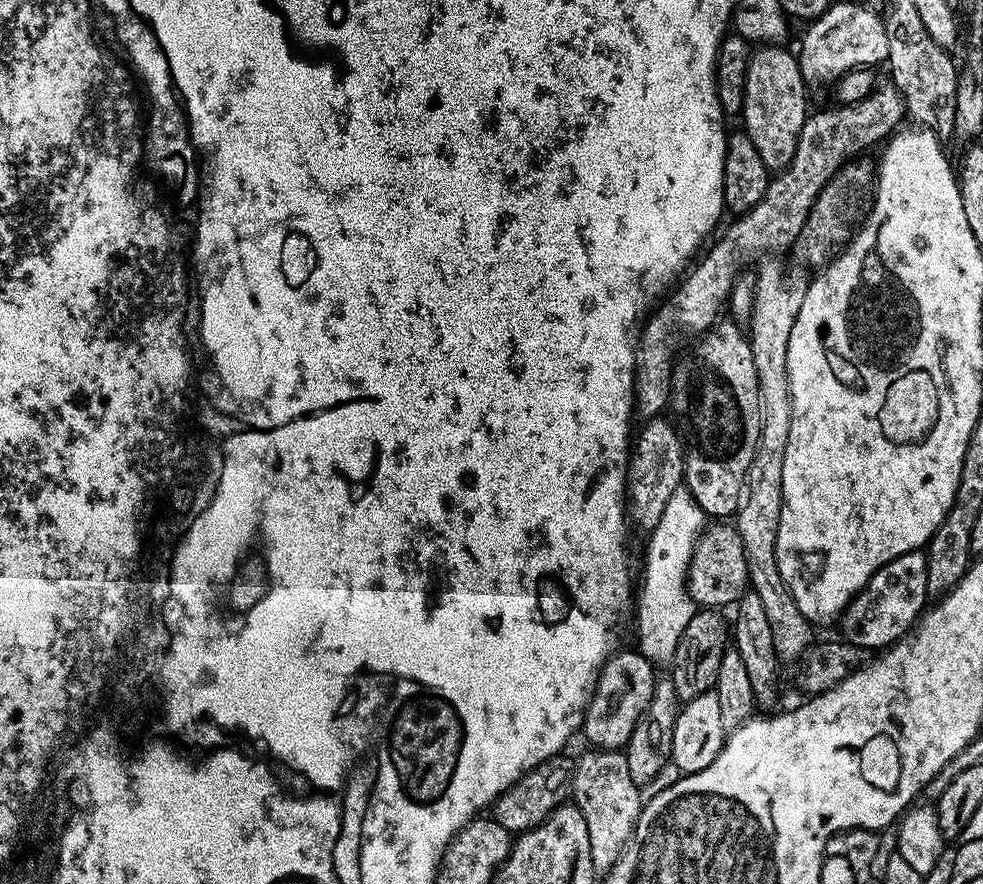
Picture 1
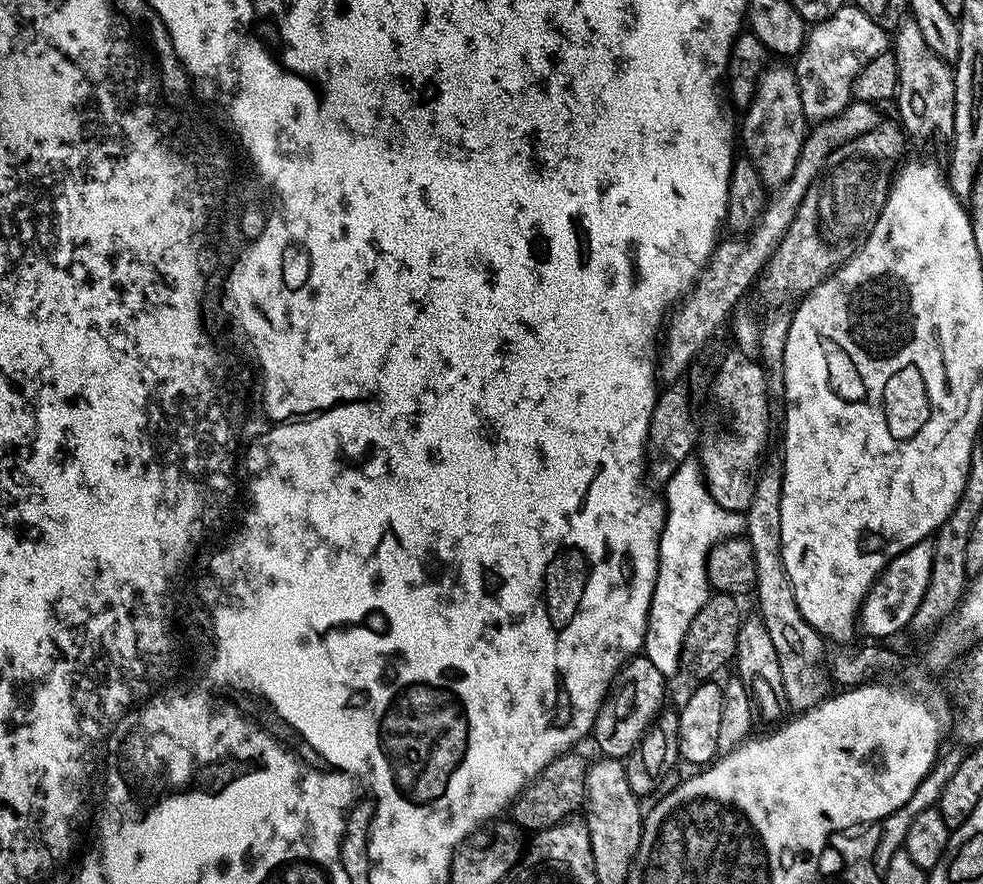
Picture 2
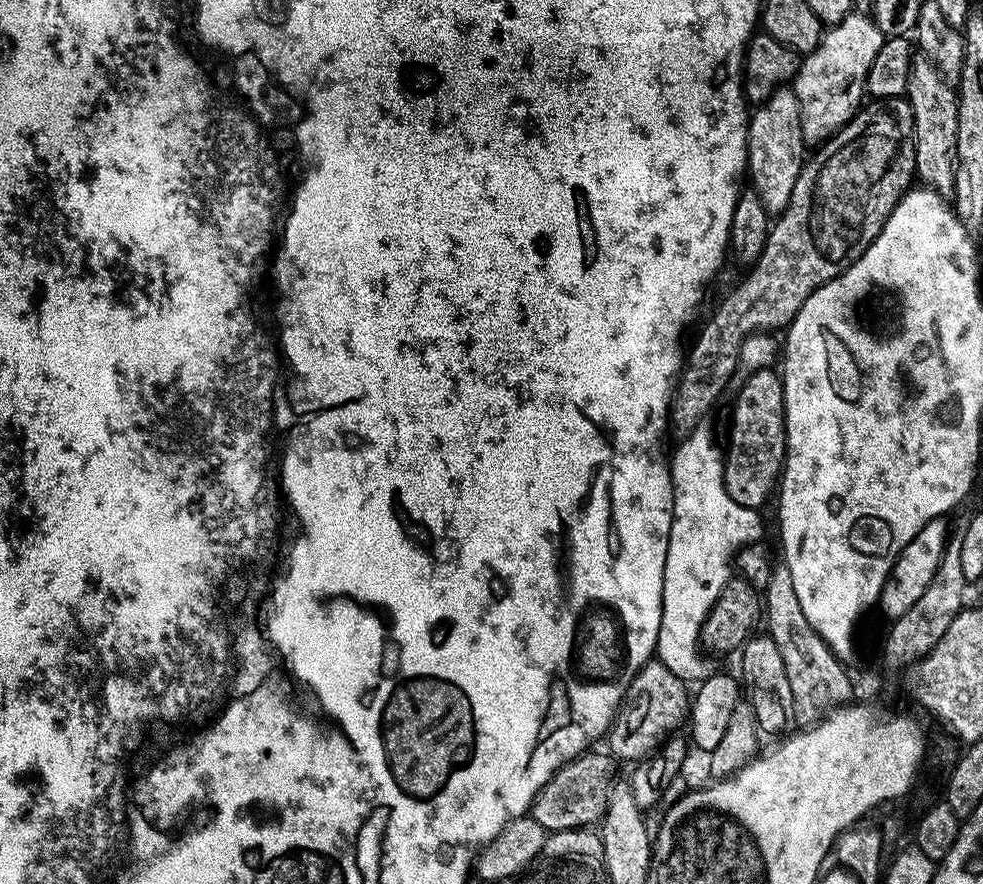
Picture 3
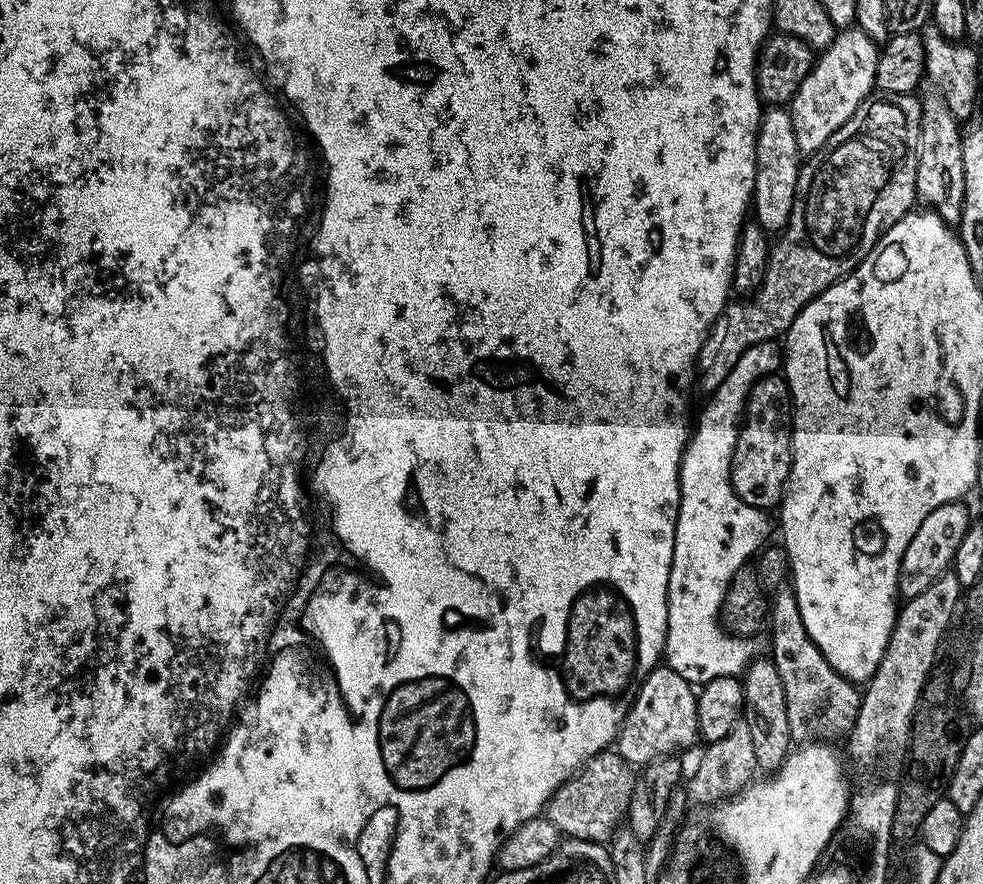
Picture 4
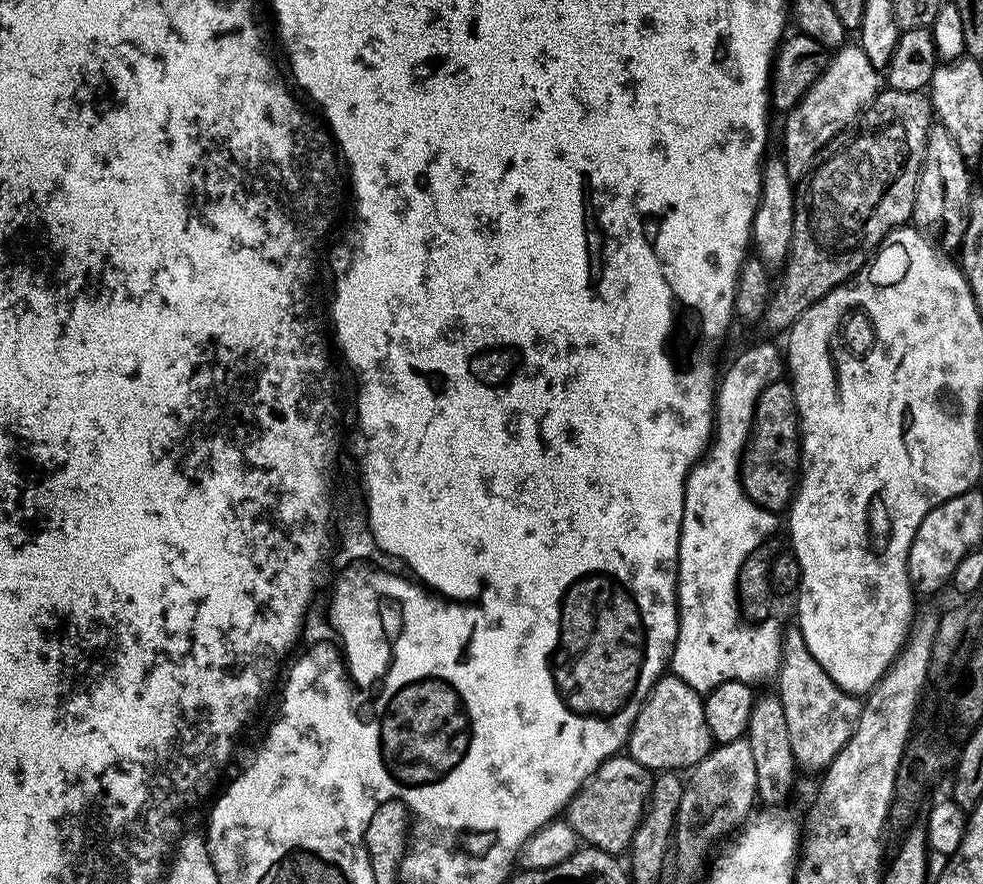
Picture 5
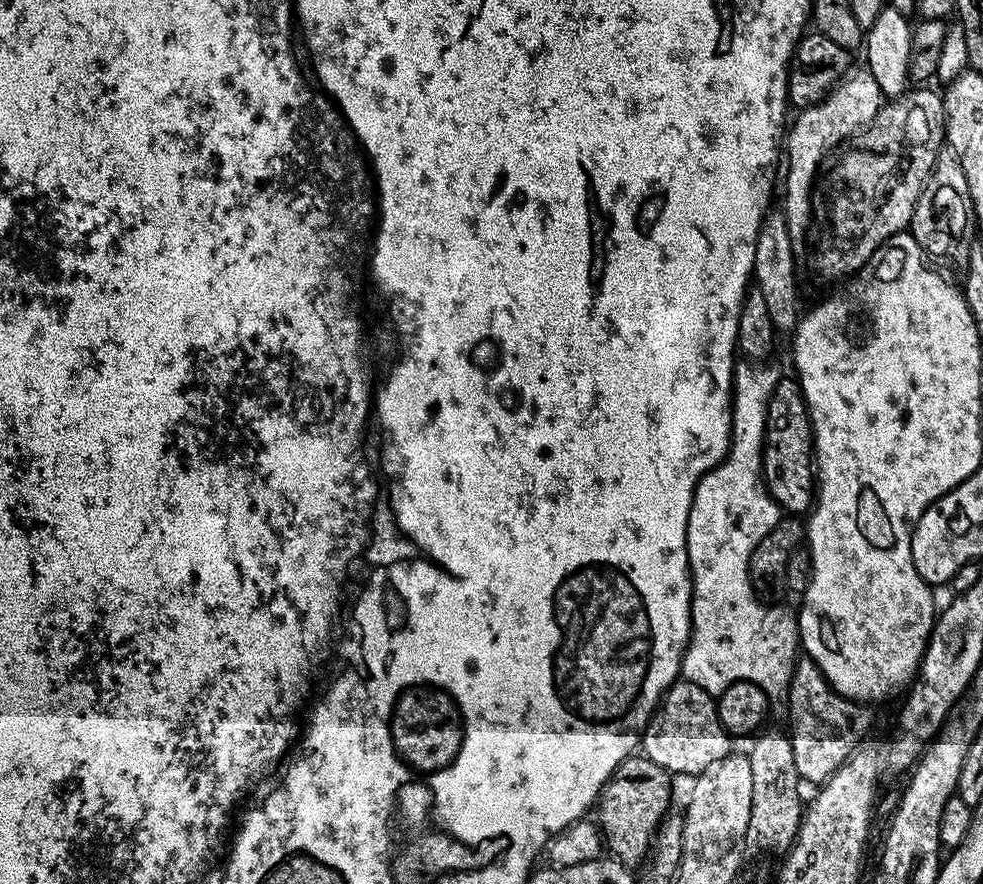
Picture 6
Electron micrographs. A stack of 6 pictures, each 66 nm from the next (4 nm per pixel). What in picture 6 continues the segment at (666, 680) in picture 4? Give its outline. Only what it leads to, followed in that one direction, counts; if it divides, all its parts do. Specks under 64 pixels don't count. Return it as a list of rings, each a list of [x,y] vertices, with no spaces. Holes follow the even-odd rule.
[[[677,679],[664,693],[660,707],[652,714],[642,733],[642,755],[662,766],[669,774],[695,778],[714,762],[733,755],[733,737],[718,718],[716,700],[692,680]]]

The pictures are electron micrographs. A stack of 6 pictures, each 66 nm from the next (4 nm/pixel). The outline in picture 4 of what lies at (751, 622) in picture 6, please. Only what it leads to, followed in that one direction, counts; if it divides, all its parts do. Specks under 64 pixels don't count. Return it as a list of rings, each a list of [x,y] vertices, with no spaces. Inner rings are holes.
[[[777,341],[755,343],[738,358],[730,373],[722,380],[718,390],[709,393],[698,422],[694,424],[688,444],[684,448],[679,466],[679,514],[675,524],[674,558],[668,575],[668,625],[664,639],[664,655],[667,667],[673,668],[693,686],[703,686],[714,678],[739,677],[757,655],[751,639],[733,636],[724,631],[720,623],[720,610],[730,578],[745,567],[762,548],[770,534],[769,513],[765,509],[742,502],[732,486],[732,458],[734,446],[743,421],[747,396],[756,381],[775,375],[783,365],[783,349]]]

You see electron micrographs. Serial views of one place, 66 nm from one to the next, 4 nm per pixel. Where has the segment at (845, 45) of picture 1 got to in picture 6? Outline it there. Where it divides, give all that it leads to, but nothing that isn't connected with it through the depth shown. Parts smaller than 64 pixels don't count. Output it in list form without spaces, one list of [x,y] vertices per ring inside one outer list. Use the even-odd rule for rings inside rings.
[[[867,70],[856,71],[849,71],[823,100],[816,104],[809,104],[806,110],[797,115],[800,117],[796,121],[795,119],[791,121],[787,129],[786,168],[788,164],[788,177],[785,180],[783,177],[782,180],[782,192],[784,188],[782,211],[793,242],[800,242],[812,224],[812,216],[814,220],[814,185],[817,183],[818,173],[826,157],[833,150],[839,149],[841,145],[851,140],[861,130],[867,128],[868,123],[876,117],[880,109],[882,93],[878,82],[874,82],[874,74],[870,74]]]

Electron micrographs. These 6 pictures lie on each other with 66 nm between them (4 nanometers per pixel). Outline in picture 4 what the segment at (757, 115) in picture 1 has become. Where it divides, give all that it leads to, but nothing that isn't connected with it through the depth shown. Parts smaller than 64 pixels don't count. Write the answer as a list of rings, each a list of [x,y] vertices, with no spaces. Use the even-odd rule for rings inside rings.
[[[784,106],[769,107],[760,117],[760,129],[756,135],[756,169],[750,205],[754,219],[768,234],[779,234],[788,227],[801,163],[802,154],[794,142],[791,111]]]

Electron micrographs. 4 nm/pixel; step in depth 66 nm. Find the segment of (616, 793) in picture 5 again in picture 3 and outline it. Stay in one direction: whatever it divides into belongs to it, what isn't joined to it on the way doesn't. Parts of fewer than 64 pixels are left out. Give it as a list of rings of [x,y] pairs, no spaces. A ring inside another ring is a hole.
[[[596,750],[585,751],[584,755],[576,756],[563,764],[533,798],[530,814],[534,822],[544,828],[545,833],[561,832],[567,828],[588,828],[603,817],[604,808],[608,805],[608,789],[613,779],[611,776],[614,760],[603,751],[592,751]]]

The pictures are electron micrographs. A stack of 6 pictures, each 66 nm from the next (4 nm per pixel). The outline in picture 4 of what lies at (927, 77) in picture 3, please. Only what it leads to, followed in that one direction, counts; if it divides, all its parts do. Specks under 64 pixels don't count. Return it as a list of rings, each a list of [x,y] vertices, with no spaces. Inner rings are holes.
[[[939,94],[931,95],[920,100],[920,133],[916,147],[916,199],[925,209],[937,212],[948,225],[956,226],[959,225],[962,214],[962,190],[966,188],[966,182],[962,175],[962,146],[960,142],[962,124],[946,106],[944,99]]]

